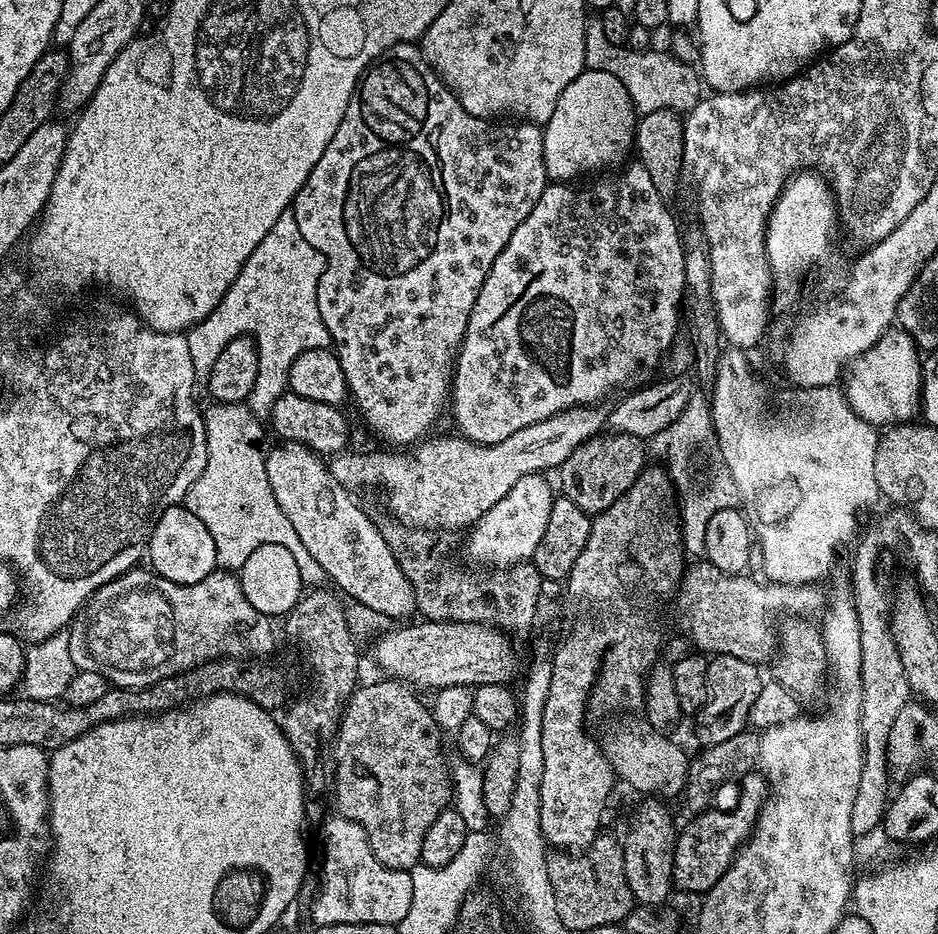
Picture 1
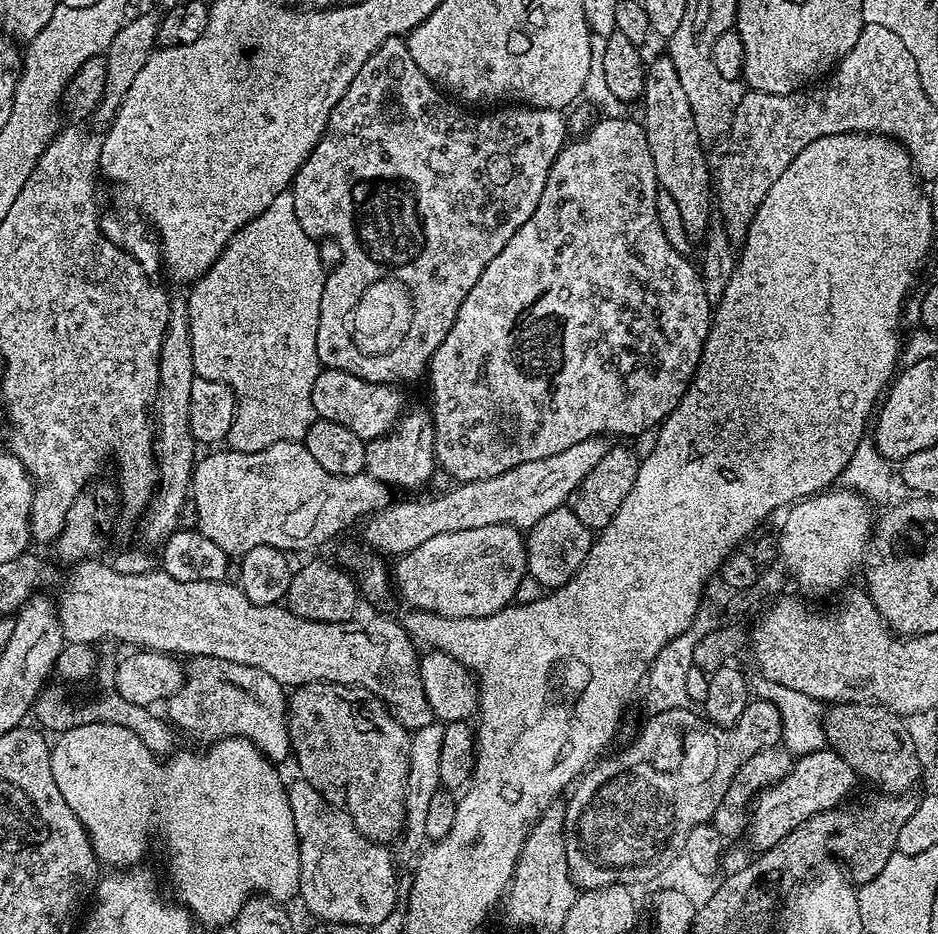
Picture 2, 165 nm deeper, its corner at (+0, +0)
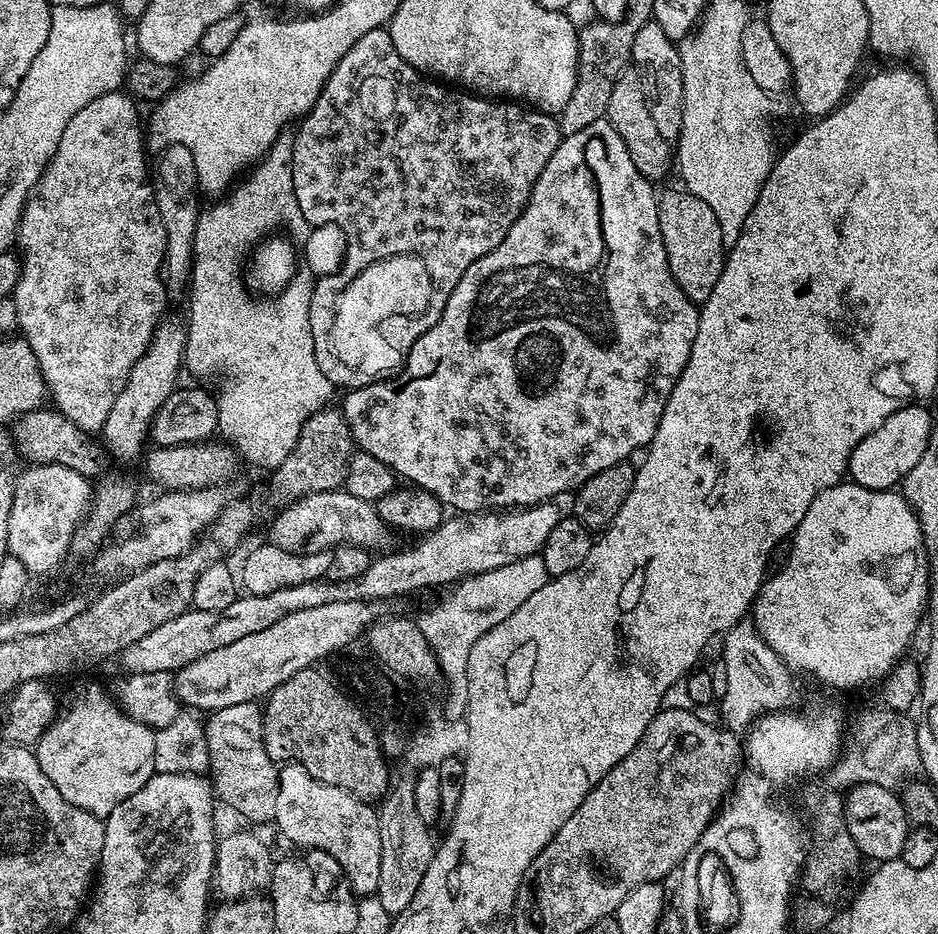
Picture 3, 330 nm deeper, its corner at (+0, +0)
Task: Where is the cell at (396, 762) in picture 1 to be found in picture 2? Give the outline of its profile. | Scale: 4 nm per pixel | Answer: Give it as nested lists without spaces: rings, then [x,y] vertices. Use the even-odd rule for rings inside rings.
[[[301,684],[291,689],[288,696],[288,737],[302,779],[314,786],[328,805],[343,810],[363,836],[388,846],[395,836],[397,839],[403,833],[412,737],[382,701],[366,689],[349,684]]]

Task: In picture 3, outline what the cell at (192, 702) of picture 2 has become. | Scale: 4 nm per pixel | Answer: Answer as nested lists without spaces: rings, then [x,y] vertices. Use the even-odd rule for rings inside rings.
[[[242,702],[238,706],[226,706],[207,717],[204,730],[206,746],[209,747],[210,783],[215,799],[256,824],[264,824],[267,820],[269,823],[276,815],[280,768],[277,761],[266,754],[261,705]]]

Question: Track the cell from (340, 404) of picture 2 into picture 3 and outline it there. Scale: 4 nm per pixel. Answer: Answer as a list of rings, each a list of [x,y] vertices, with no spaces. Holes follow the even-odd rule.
[[[607,119],[586,126],[586,130],[578,130],[578,134],[564,136],[558,150],[554,150],[550,162],[546,162],[546,170],[542,170],[528,199],[528,205],[522,210],[522,214],[514,222],[514,226],[510,226],[506,238],[502,238],[502,242],[498,246],[494,246],[494,250],[490,250],[490,254],[478,258],[478,262],[474,262],[474,266],[470,266],[470,270],[466,270],[466,274],[462,274],[458,286],[454,286],[454,294],[450,294],[450,298],[446,302],[446,310],[442,310],[442,318],[438,318],[438,322],[434,322],[434,326],[430,326],[430,330],[426,330],[426,334],[422,334],[422,338],[418,338],[414,342],[414,346],[408,351],[408,357],[404,359],[404,367],[391,378],[376,378],[371,382],[361,383],[364,384],[361,388],[345,394],[342,411],[352,431],[355,447],[361,452],[378,458],[378,462],[382,462],[387,468],[392,469],[401,481],[434,494],[434,498],[438,498],[441,505],[447,506],[449,509],[451,509],[450,507],[457,508],[456,512],[460,514],[480,514],[485,510],[496,509],[519,510],[533,504],[555,501],[557,499],[555,496],[560,496],[563,492],[575,493],[577,488],[582,487],[590,478],[594,478],[594,474],[602,474],[602,470],[610,470],[610,466],[625,463],[628,456],[634,454],[634,450],[647,448],[658,430],[662,410],[666,410],[666,402],[670,398],[682,370],[686,370],[686,362],[690,358],[694,338],[698,335],[698,318],[700,317],[698,305],[690,298],[686,298],[686,294],[682,294],[678,282],[674,282],[674,274],[670,274],[670,262],[666,258],[666,246],[662,242],[662,230],[658,226],[658,206],[656,205],[658,192],[657,189],[652,188],[655,188],[653,181],[645,178],[638,170],[638,166],[634,166],[634,158],[630,158],[630,150],[626,150],[626,142],[622,142],[622,138],[618,138],[618,130],[614,130],[614,126],[609,124]],[[594,166],[596,166],[596,174],[598,174],[598,188],[594,184]]]

